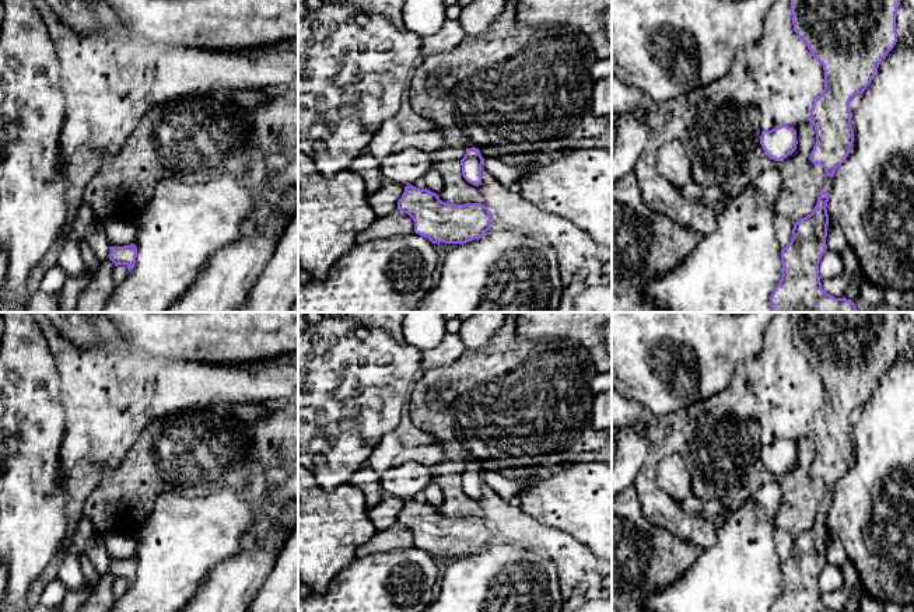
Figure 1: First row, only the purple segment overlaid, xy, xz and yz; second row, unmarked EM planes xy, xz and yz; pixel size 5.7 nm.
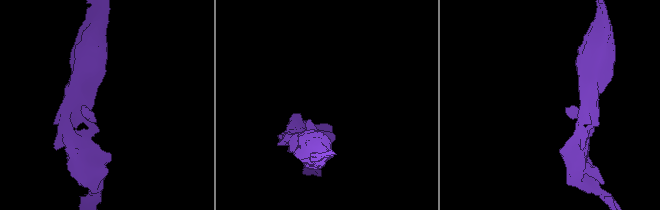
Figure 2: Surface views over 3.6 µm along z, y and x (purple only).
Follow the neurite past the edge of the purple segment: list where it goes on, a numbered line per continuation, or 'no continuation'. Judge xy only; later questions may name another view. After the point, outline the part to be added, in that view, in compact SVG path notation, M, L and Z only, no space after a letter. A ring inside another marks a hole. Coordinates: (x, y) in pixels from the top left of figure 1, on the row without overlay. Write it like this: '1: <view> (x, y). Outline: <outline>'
no continuation

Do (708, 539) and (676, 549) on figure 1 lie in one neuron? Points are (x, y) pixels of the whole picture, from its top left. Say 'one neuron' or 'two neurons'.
two neurons

